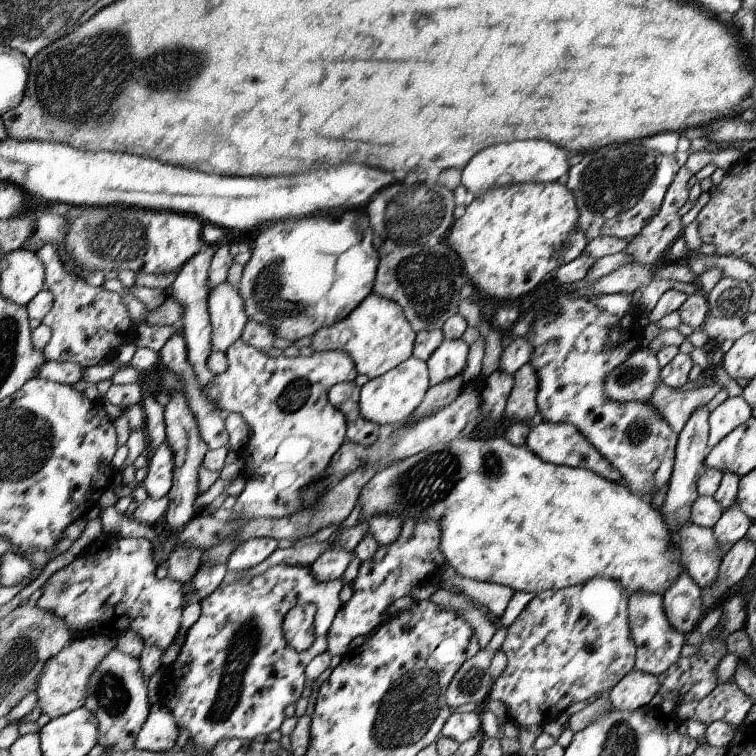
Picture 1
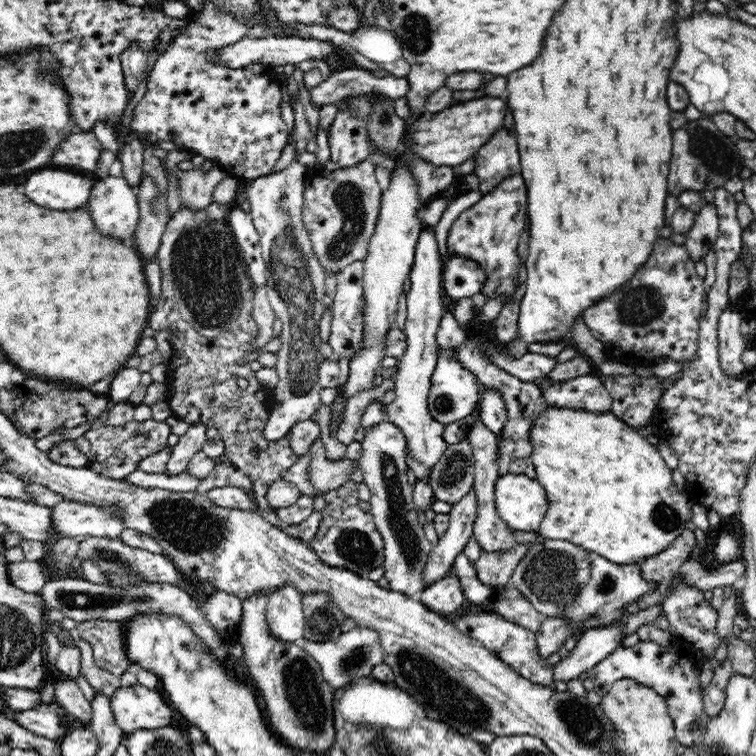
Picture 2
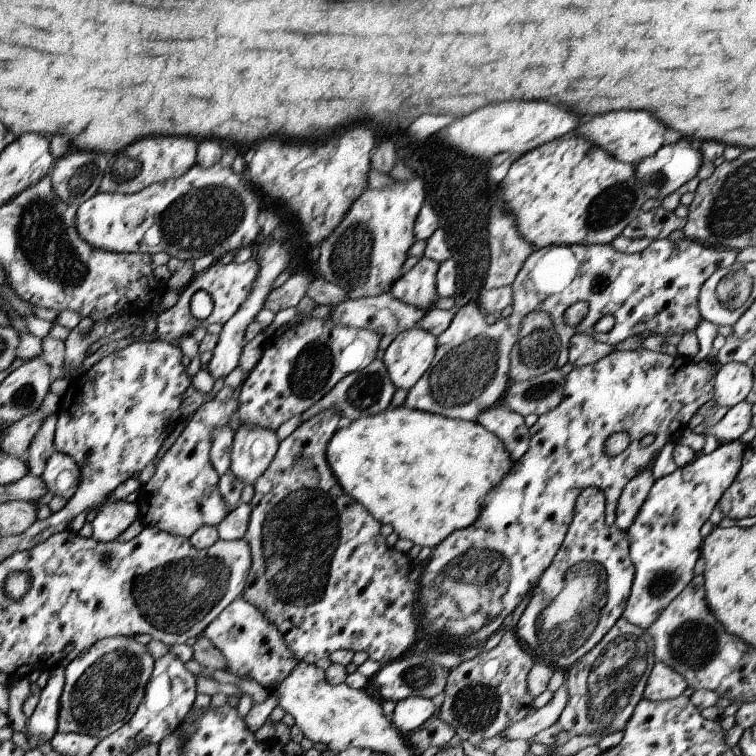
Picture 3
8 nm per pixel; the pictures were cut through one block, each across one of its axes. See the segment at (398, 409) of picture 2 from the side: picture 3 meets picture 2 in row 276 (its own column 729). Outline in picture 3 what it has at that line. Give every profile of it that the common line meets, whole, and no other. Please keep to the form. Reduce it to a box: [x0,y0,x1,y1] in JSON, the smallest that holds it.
[694,400,752,444]

